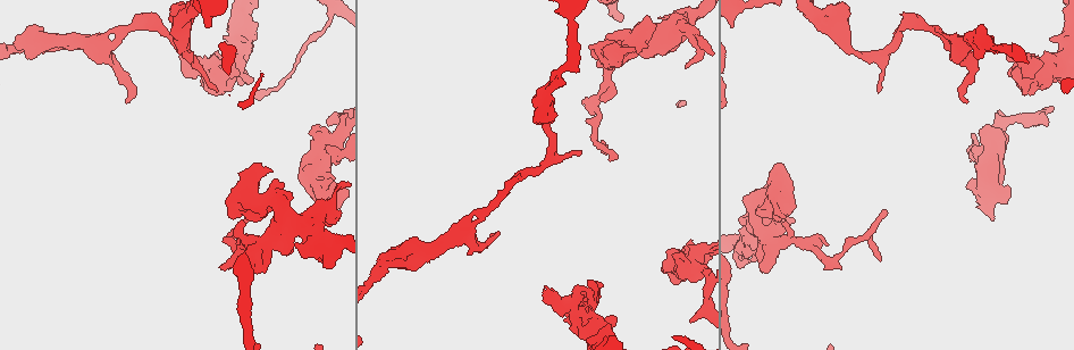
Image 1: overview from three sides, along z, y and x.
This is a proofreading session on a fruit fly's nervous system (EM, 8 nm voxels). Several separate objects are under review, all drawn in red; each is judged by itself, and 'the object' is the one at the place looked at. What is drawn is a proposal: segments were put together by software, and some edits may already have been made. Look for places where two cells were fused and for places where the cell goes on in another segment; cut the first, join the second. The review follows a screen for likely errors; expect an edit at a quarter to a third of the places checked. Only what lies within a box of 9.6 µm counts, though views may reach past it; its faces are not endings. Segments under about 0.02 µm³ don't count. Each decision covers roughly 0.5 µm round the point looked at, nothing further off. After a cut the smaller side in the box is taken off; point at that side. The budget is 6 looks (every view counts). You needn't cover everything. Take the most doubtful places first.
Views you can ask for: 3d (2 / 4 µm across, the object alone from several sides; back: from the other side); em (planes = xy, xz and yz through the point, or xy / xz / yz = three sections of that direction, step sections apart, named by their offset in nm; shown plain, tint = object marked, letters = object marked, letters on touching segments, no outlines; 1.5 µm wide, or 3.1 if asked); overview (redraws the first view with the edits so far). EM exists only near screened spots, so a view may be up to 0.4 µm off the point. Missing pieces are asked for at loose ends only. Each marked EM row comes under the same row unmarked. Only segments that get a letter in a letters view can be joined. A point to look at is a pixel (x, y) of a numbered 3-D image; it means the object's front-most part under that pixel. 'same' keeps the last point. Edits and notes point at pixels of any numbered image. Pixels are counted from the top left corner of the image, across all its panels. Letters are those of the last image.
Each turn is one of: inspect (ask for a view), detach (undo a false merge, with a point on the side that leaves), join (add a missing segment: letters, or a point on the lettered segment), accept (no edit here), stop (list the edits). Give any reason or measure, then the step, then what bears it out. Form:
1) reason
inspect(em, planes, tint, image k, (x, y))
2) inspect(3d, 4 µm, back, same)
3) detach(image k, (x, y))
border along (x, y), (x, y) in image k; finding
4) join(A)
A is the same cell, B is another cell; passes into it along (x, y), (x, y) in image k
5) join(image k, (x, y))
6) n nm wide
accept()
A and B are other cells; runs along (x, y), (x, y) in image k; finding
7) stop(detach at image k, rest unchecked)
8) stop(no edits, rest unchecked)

branch stops here
inspect(em, planes, tint, image 1, (646, 53))

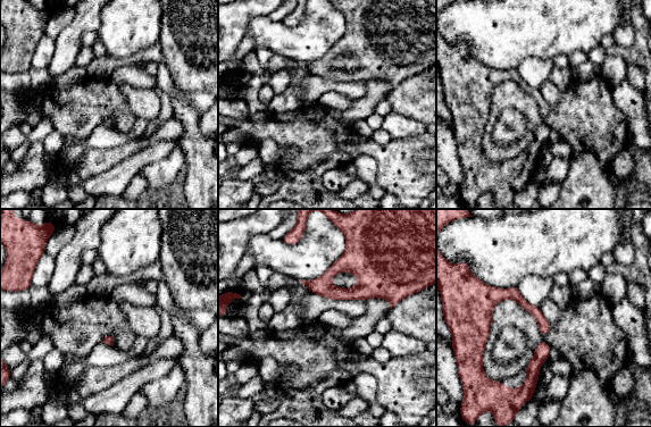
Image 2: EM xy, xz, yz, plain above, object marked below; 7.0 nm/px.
inspect(em, planes, letters, same)

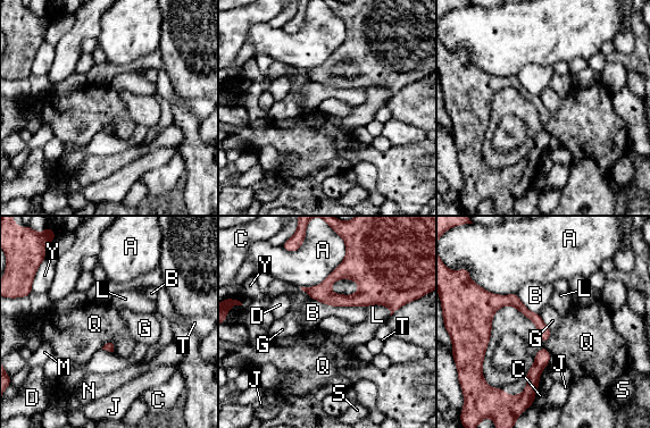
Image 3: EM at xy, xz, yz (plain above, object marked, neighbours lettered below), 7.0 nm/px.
A touches over 440 nm
accept()
A, B, C, D, G, J, L, M, N, Q, S, T and Y are other cells; no lettered segment goes on from it

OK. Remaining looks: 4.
branch stops here
inspect(em, xy, step 4, tint, image 1, (245, 172))

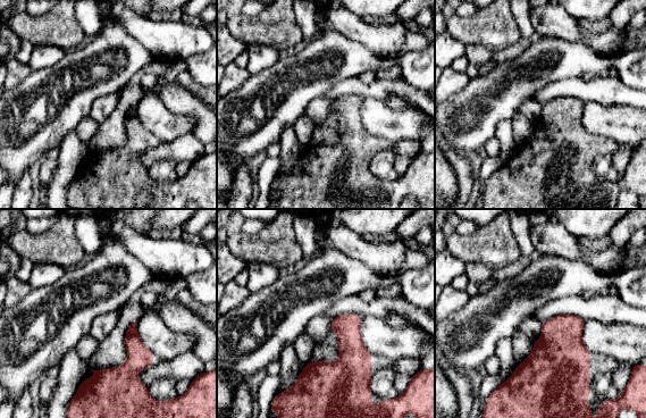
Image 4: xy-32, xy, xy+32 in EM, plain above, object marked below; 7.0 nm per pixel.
inspect(em, planes, letters, same)

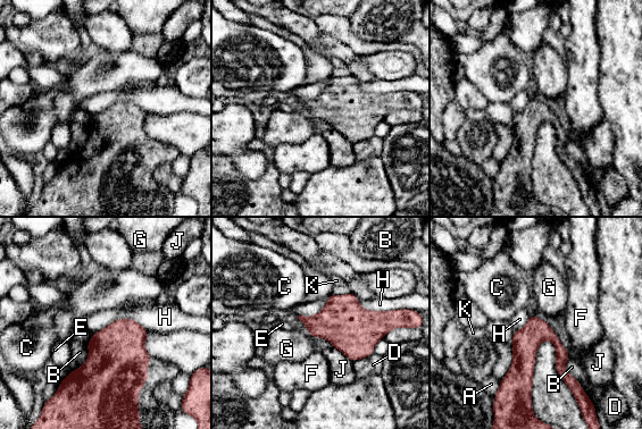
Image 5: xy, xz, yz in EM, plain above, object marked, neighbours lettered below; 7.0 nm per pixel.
H touches over 380 nm
accept()
A, B, C, D, E, F, G, H, J and K are other cells; no lettered segment goes on from it

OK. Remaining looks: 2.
stop(no edits, rest unchecked)

